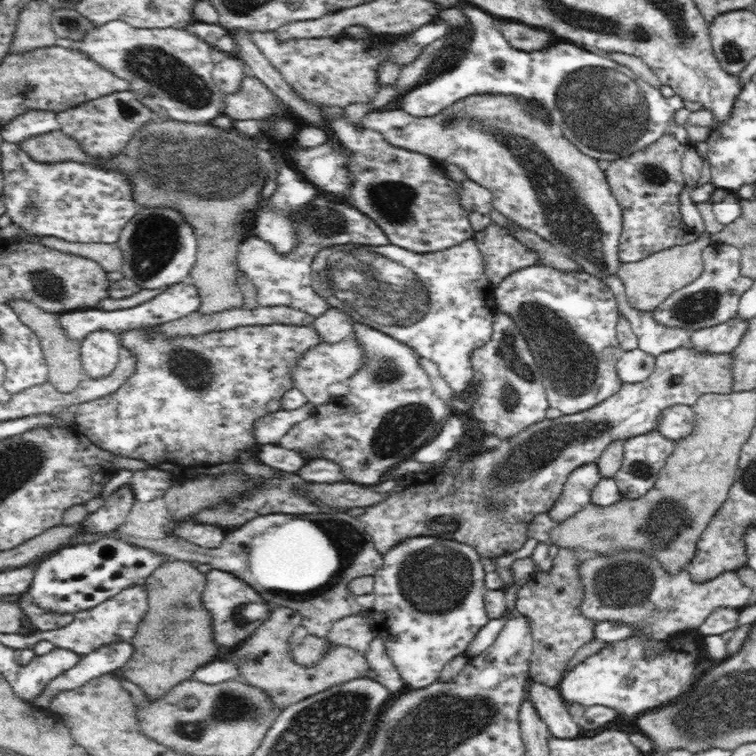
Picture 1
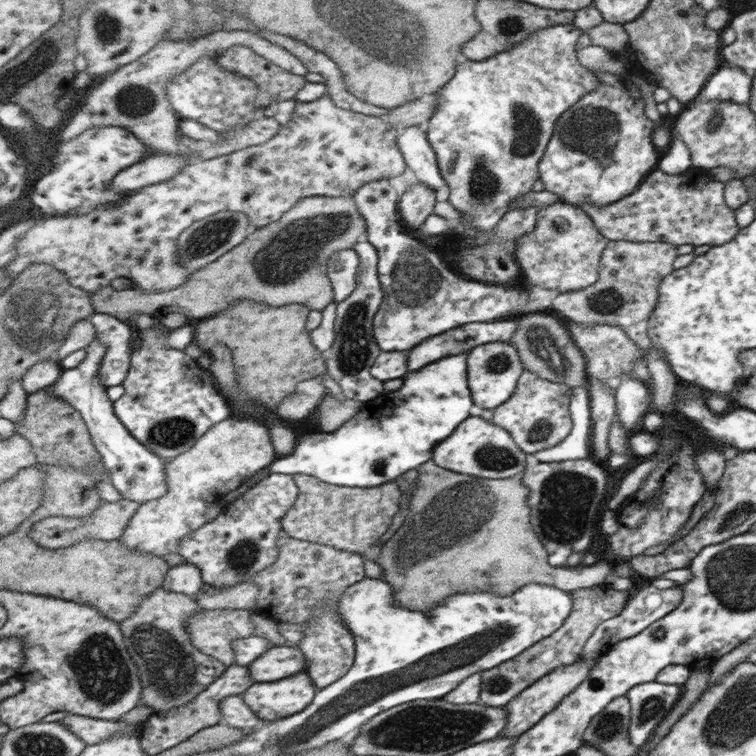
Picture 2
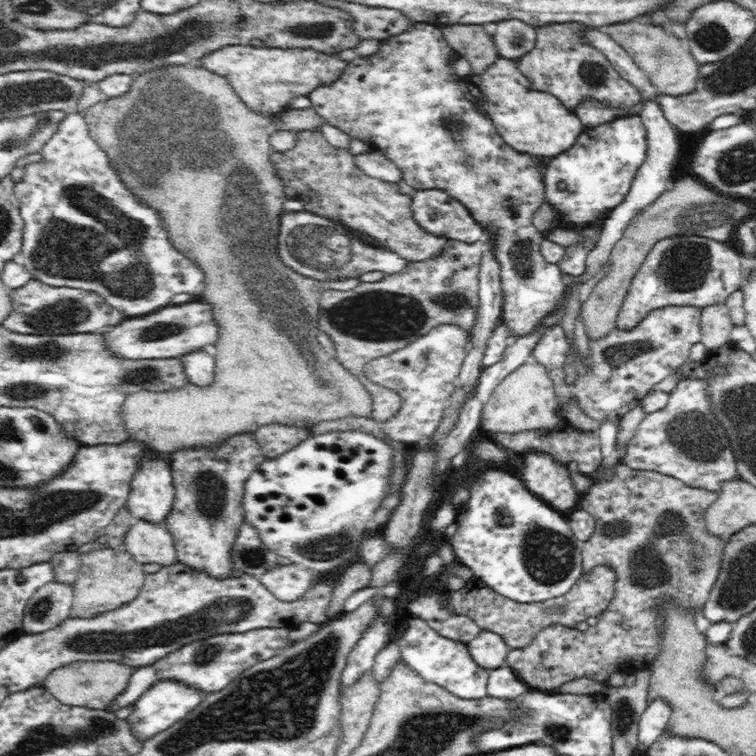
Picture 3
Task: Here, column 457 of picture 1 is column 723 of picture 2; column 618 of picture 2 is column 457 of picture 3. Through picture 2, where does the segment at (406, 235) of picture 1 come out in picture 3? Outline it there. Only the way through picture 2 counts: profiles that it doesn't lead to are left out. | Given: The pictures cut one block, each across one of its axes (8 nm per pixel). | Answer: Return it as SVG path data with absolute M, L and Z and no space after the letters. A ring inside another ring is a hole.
M417 190L413 195L414 219L424 231L464 243L479 242L486 231L470 212L443 190Z

